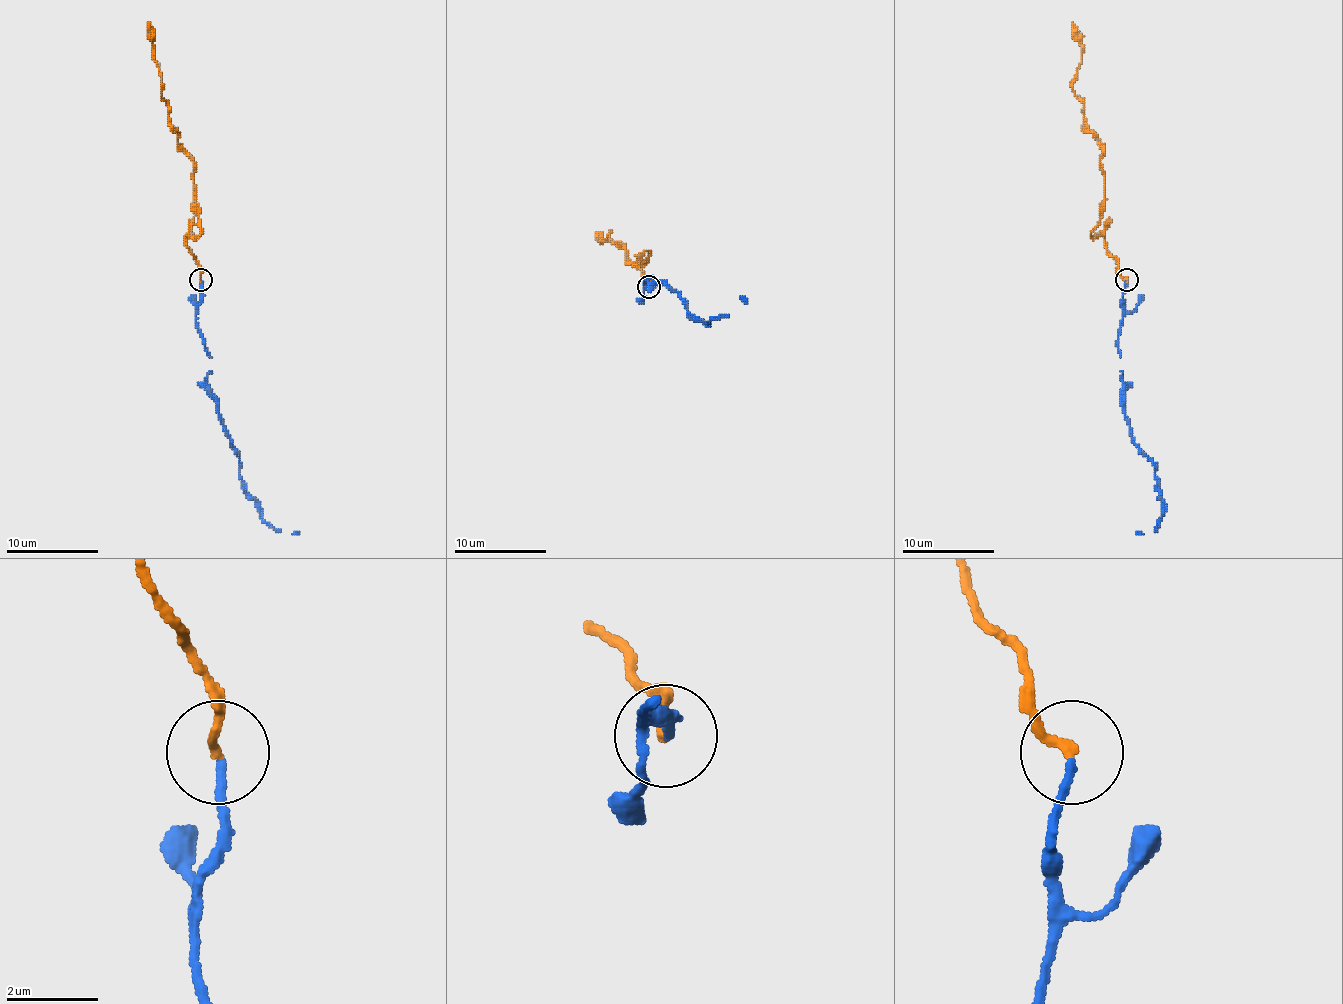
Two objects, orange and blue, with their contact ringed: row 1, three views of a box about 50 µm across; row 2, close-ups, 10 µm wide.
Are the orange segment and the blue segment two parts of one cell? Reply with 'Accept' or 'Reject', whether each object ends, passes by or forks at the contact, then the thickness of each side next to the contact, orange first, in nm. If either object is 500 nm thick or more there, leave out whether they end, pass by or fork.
Accept. At the ring orange ends. At the ring blue ends. Thickness 200 nm (orange) against 170 nm

